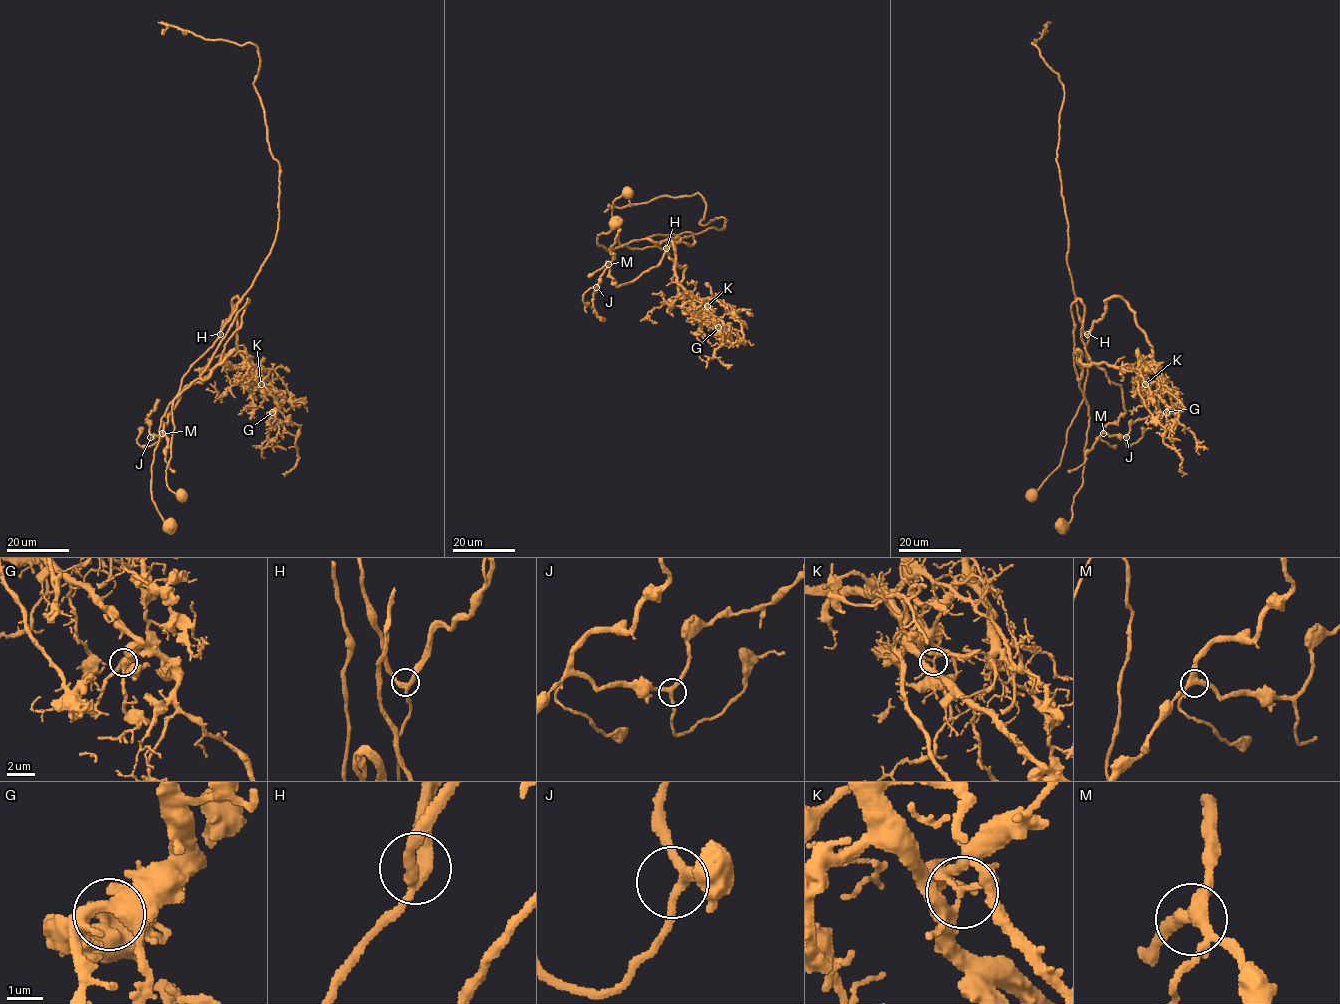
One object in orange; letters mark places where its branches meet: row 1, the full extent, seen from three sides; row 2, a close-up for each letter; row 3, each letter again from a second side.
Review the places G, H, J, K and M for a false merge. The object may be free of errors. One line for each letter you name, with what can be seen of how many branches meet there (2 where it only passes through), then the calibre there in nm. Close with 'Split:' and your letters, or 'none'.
K: 5 | 220 nm
Split: K

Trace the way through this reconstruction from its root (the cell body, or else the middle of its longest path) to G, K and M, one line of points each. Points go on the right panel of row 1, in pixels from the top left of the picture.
G: (1029, 499), (1060, 464), (1067, 427), (1083, 399), (1077, 350), (1083, 363), (1132, 367), (1168, 406), (1166, 412)
K: (1029, 499), (1060, 464), (1067, 427), (1083, 399), (1077, 350), (1083, 363), (1132, 367), (1145, 384)
M: (1029, 499), (1060, 464), (1083, 399), (1074, 365), (1078, 299), (1089, 359), (1122, 391), (1125, 411), (1103, 433)

